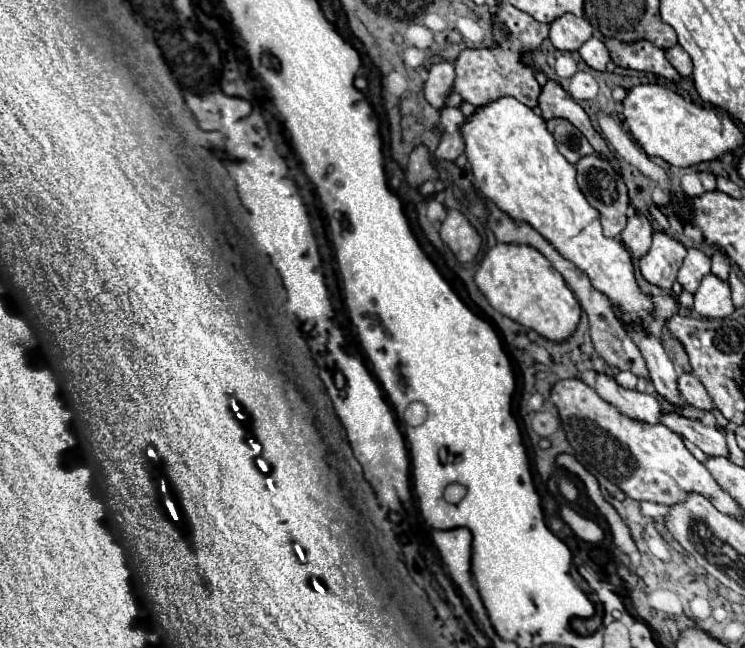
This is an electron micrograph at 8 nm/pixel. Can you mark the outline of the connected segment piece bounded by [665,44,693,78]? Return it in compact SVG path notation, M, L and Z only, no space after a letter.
M675 44L675 46L671 46L671 48L667 48L665 50L665 56L669 58L669 62L671 62L671 66L681 74L681 76L691 76L691 72L693 72L693 64L691 64L691 58L689 58L689 54L679 46L679 44Z

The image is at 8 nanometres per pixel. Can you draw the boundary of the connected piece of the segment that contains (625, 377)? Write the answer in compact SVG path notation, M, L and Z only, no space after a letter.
M619 372L619 374L615 376L615 382L617 382L621 388L625 388L625 390L633 390L635 384L637 384L637 376L631 374L631 372Z

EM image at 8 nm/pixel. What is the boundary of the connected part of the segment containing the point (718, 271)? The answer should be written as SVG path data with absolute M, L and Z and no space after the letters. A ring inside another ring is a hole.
M721 250L713 252L713 256L711 256L711 270L721 280L727 280L727 276L729 276L729 264L725 262L725 256L723 256Z

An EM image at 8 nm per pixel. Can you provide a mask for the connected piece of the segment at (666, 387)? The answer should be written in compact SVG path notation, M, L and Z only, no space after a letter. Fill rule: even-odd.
M629 330L629 334L637 342L643 358L647 360L653 390L661 398L665 398L675 410L683 410L685 400L681 398L681 390L677 390L677 372L673 368L673 362L667 356L667 352L663 350L659 338L645 336L641 330L635 330L635 332Z

